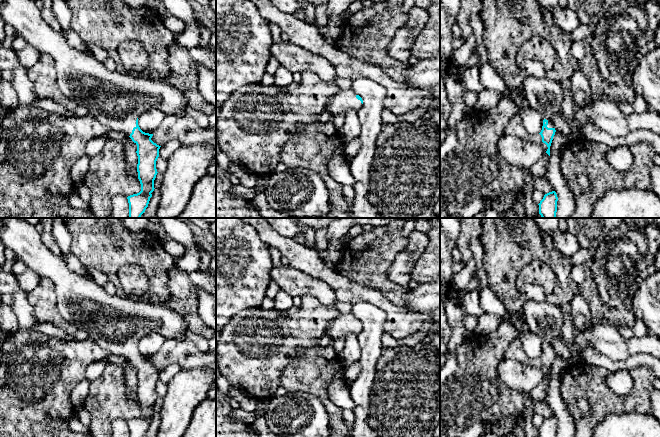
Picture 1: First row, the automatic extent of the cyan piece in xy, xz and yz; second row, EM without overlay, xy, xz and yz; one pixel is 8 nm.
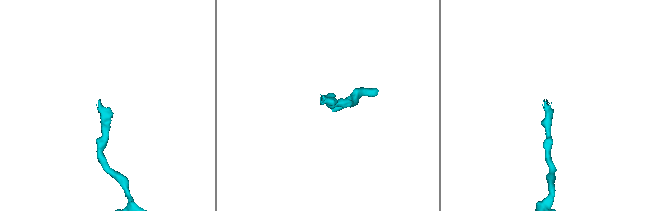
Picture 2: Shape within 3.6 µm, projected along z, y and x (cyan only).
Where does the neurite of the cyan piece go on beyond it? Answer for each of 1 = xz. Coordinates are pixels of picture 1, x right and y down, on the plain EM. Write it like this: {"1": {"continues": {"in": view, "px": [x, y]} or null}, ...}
{"1": {"continues": {"in": "xz", "px": [337, 328]}}}

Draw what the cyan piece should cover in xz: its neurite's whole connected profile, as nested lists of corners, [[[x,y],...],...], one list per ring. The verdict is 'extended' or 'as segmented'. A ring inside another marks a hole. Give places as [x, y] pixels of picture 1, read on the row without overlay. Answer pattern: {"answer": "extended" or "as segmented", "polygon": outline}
{"answer": "extended", "polygon": [[[353,314],[339,315],[327,323],[326,335],[332,340],[344,340],[347,334],[358,334],[362,328],[362,322]]]}

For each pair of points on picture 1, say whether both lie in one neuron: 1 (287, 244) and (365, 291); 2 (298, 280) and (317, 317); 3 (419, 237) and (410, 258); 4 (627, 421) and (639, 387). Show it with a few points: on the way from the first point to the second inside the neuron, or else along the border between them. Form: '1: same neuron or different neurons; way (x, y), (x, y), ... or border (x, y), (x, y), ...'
1: same neuron; way (306, 259), (320, 271), (332, 277), (346, 290)
2: different neurons; border (300, 297), (311, 295), (327, 306)
3: same neuron; way (417, 242), (411, 253)
4: different neurons; border (649, 413), (624, 412), (609, 413), (607, 415)

